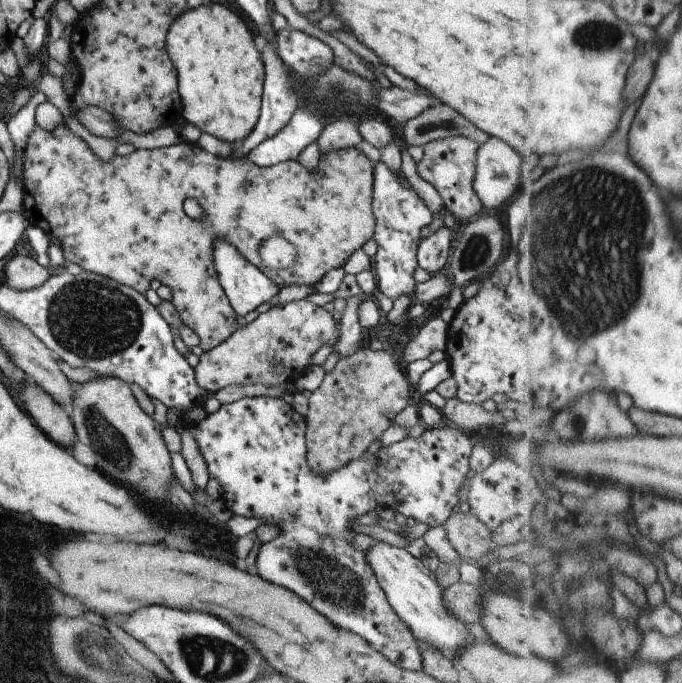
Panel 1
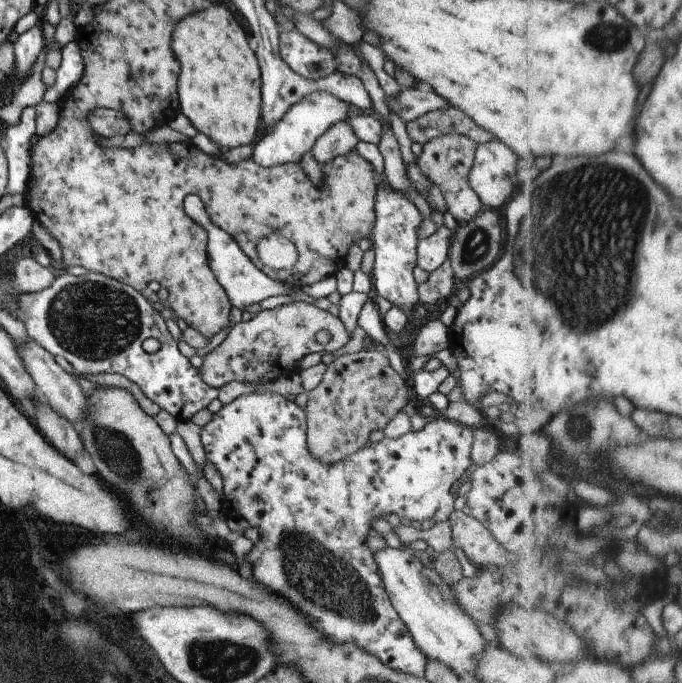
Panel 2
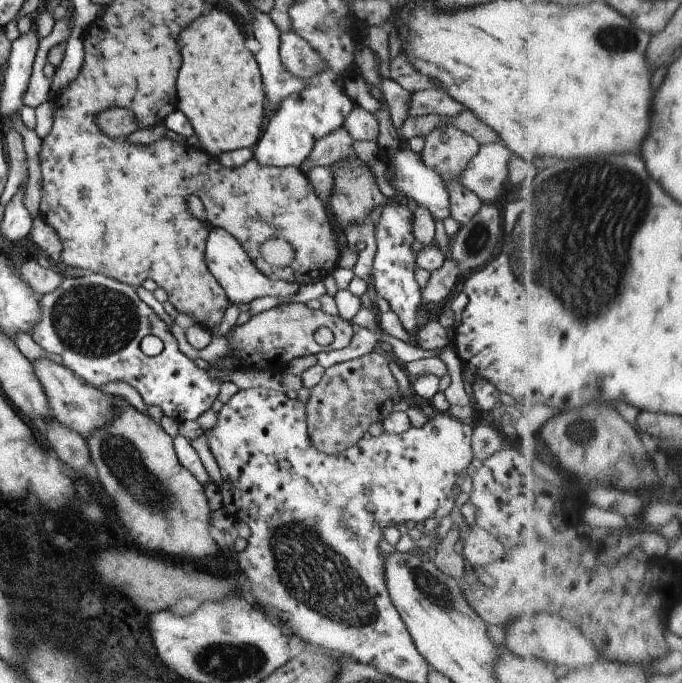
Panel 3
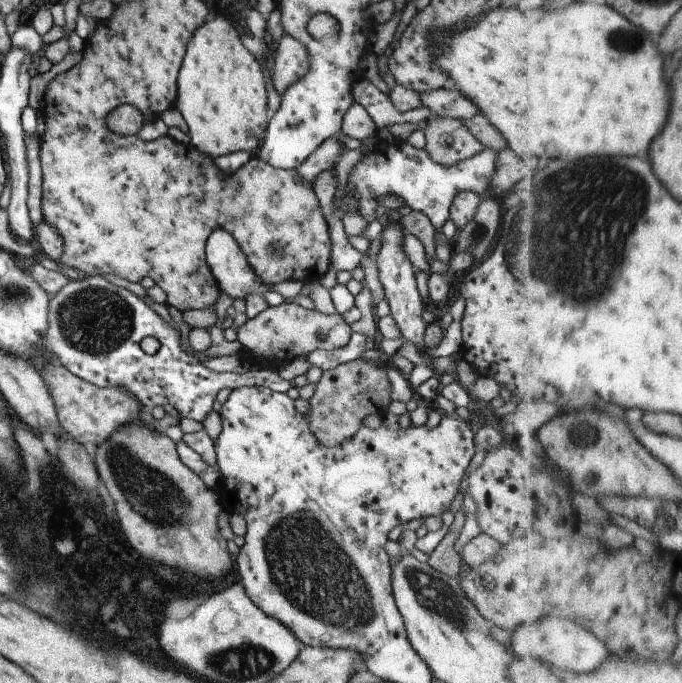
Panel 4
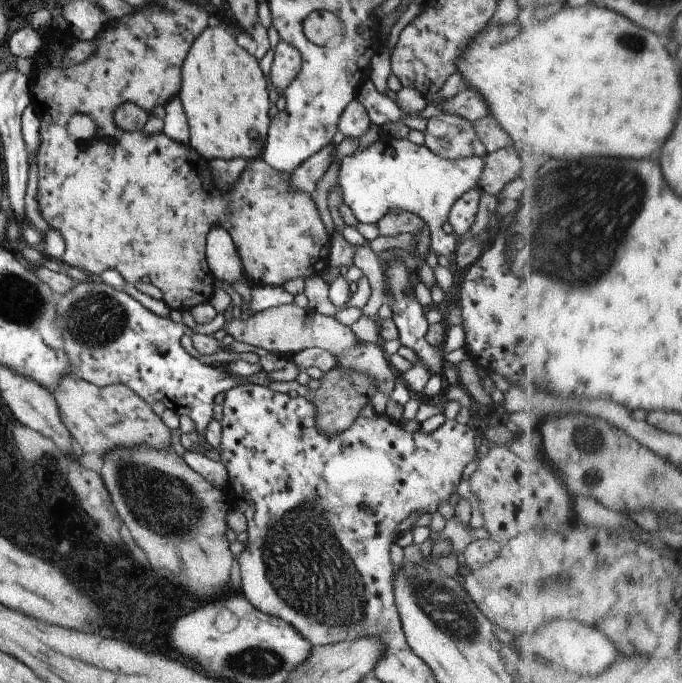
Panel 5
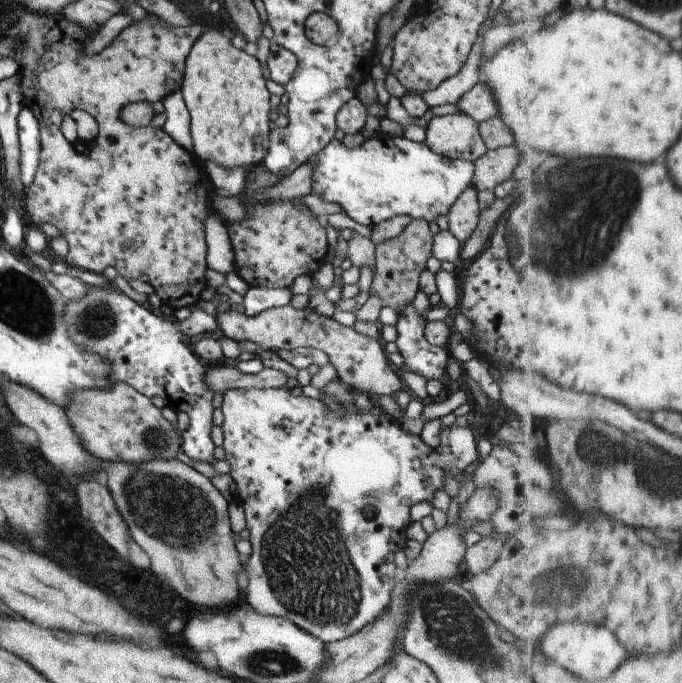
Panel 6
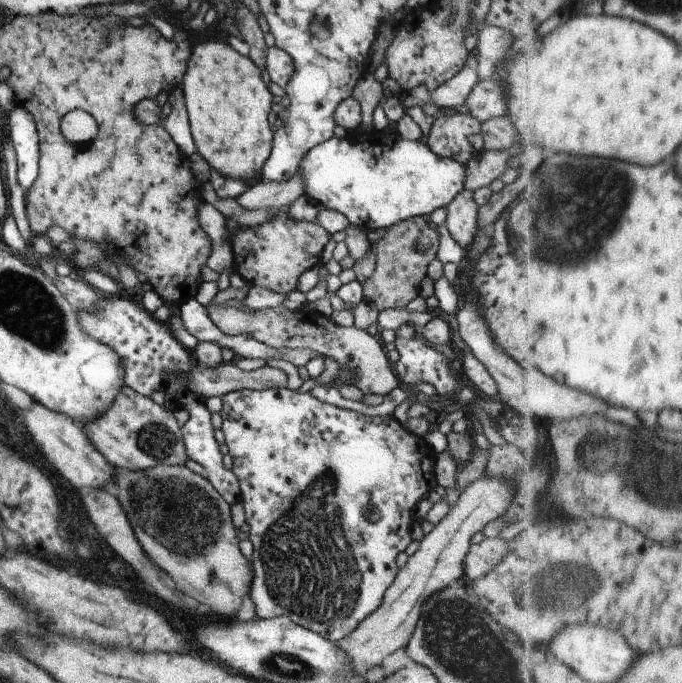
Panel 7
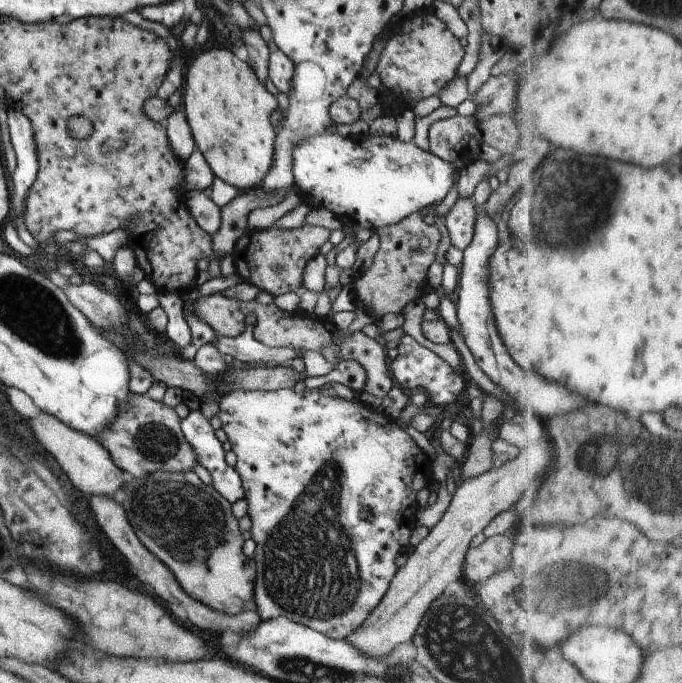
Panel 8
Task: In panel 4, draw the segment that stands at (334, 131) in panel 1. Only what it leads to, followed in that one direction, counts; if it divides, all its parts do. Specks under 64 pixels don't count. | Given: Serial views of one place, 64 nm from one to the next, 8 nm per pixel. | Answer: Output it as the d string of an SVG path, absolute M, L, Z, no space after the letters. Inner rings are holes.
M339 136L326 138L299 166L298 171L302 182L311 186L312 182L320 176L320 172L331 169L343 152L344 143Z

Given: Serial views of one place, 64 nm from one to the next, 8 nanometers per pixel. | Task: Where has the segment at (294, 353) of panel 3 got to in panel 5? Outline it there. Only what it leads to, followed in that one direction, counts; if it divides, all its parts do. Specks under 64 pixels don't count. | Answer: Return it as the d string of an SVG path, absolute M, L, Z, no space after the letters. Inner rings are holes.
M293 302L264 309L250 315L247 320L233 319L230 322L226 320L223 328L238 342L264 348L268 352L276 353L287 359L293 354L314 348L314 346L324 348L336 356L335 368L340 368L344 372L356 370L358 374L368 374L370 378L374 378L379 392L386 396L394 390L396 378L399 376L389 362L386 353L378 345L356 340L357 336L352 332L352 329L346 325L341 326L341 323L334 316L324 316L319 312L303 309Z

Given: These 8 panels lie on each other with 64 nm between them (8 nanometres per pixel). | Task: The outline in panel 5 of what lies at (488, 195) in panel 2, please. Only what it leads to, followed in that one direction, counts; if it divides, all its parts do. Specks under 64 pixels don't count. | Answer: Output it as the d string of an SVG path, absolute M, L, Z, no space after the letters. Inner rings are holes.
M407 138L393 139L386 142L374 142L366 150L352 153L344 156L340 162L340 171L338 172L338 188L342 188L344 204L352 209L356 220L362 223L377 223L380 218L388 213L398 213L408 211L416 213L430 227L433 238L434 252L437 255L447 256L452 261L452 256L456 252L461 239L455 235L448 235L442 226L448 222L451 206L456 202L460 195L468 190L479 189L478 180L484 170L485 153L470 158L446 160L436 156L426 145L420 146L410 142Z

